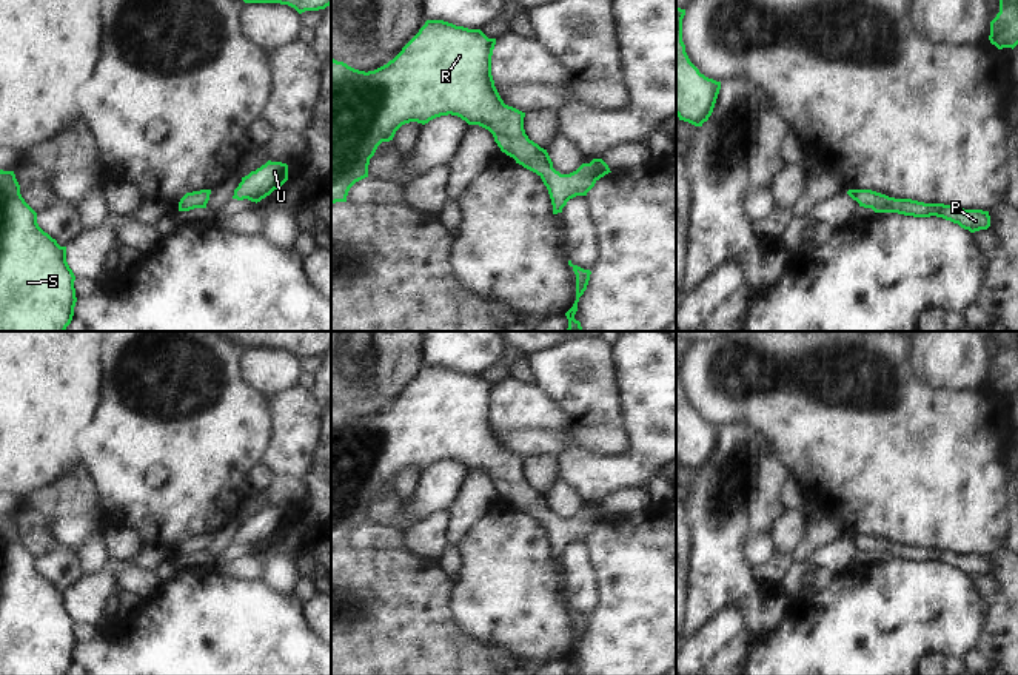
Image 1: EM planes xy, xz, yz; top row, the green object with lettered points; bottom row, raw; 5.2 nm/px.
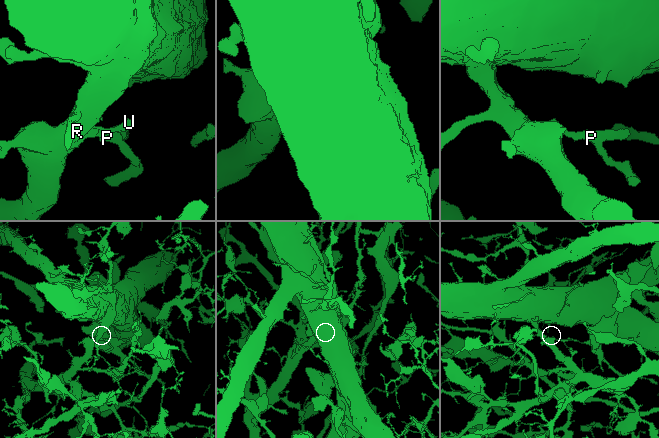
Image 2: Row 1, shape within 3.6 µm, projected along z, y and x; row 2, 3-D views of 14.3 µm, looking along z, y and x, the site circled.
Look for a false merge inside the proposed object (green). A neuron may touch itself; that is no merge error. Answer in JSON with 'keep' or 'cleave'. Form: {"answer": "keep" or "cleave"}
{"answer": "keep"}

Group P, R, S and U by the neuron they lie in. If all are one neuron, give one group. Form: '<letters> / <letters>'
P R S U

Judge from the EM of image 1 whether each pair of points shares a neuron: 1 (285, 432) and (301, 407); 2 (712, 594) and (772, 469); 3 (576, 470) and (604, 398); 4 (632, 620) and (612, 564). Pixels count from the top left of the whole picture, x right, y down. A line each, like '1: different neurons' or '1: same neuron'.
1: same neuron
2: same neuron
3: different neurons
4: same neuron

